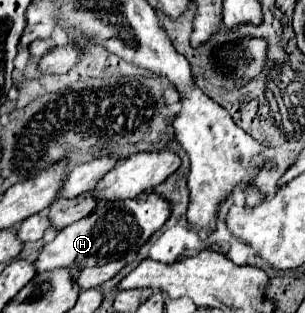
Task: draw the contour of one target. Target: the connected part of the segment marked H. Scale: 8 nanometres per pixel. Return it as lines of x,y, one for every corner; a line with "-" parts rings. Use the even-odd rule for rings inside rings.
152,191
142,193
138,199
106,203
84,219
62,229
52,243
44,245
34,261
34,267
38,273
60,267
78,267
78,271
82,271
86,267
98,267
110,261
126,259
128,255
134,255
168,221
170,211
170,203

